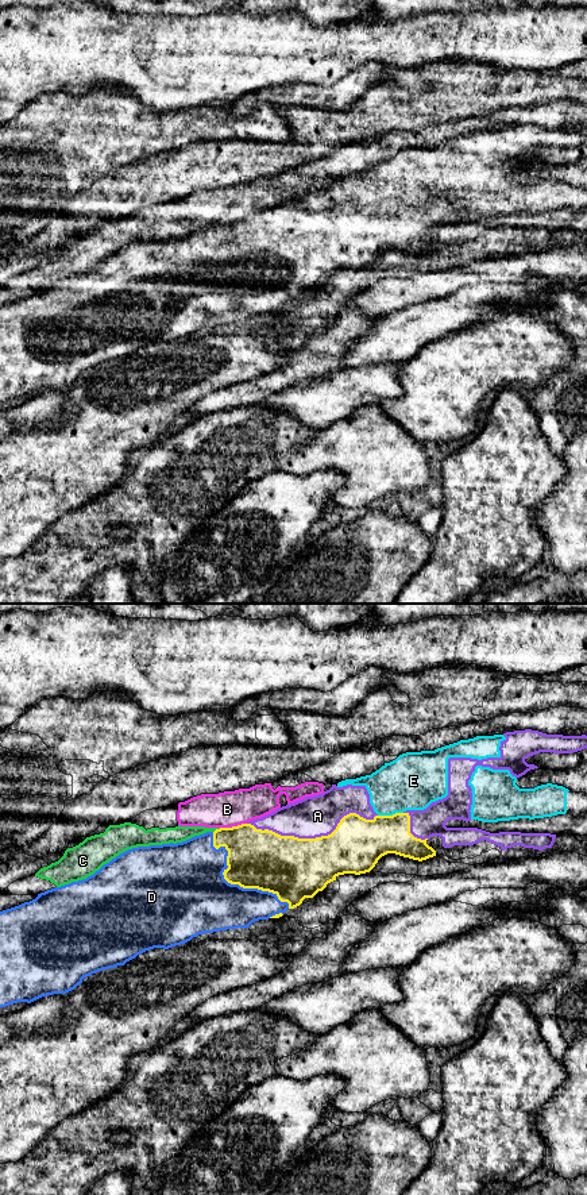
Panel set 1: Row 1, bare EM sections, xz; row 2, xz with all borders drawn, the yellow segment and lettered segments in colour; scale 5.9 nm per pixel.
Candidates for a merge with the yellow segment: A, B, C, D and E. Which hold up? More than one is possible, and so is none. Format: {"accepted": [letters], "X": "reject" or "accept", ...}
{"accepted": ["A", "D", "E"], "A": "accept", "B": "reject", "C": "reject", "D": "accept", "E": "accept"}

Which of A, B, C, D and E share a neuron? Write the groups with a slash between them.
A D E / B C

